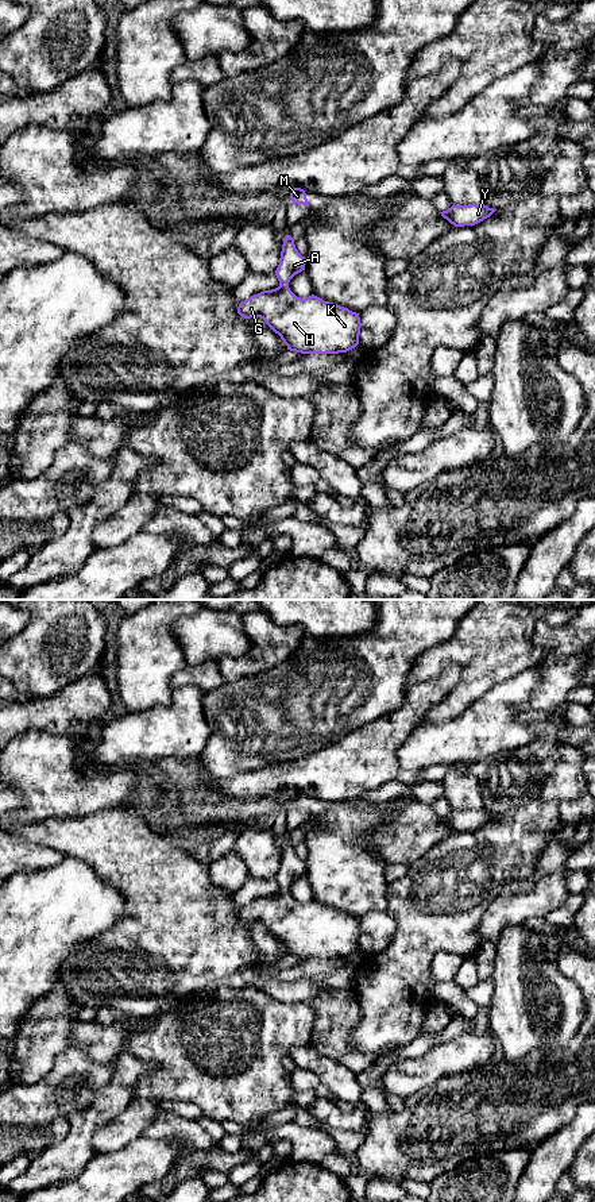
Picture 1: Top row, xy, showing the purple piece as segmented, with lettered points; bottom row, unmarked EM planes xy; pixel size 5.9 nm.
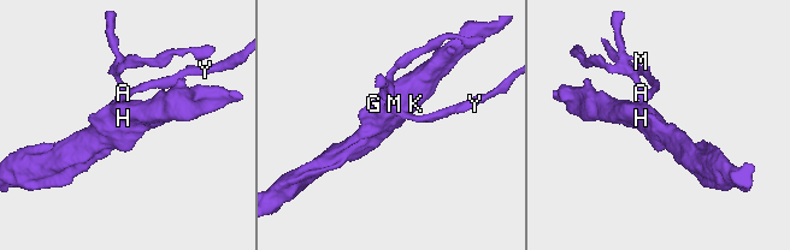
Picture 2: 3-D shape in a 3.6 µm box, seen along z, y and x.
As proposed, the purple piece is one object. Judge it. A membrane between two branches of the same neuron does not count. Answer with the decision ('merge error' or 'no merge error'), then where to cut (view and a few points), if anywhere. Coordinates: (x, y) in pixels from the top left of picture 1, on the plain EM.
no merge error; cut none

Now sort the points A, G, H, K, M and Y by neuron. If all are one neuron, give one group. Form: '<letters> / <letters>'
A G H K M Y

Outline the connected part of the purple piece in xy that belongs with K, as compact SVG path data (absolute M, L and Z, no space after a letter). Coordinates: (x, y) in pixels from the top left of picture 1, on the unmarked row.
M286 840L279 870L275 875L279 891L271 895L263 895L242 906L237 912L237 918L244 924L263 924L266 929L281 941L290 956L301 959L339 959L355 953L359 949L362 932L359 918L324 906L314 899L306 904L297 902L290 895L289 887L302 875L305 875L305 862L295 854L294 844Z

